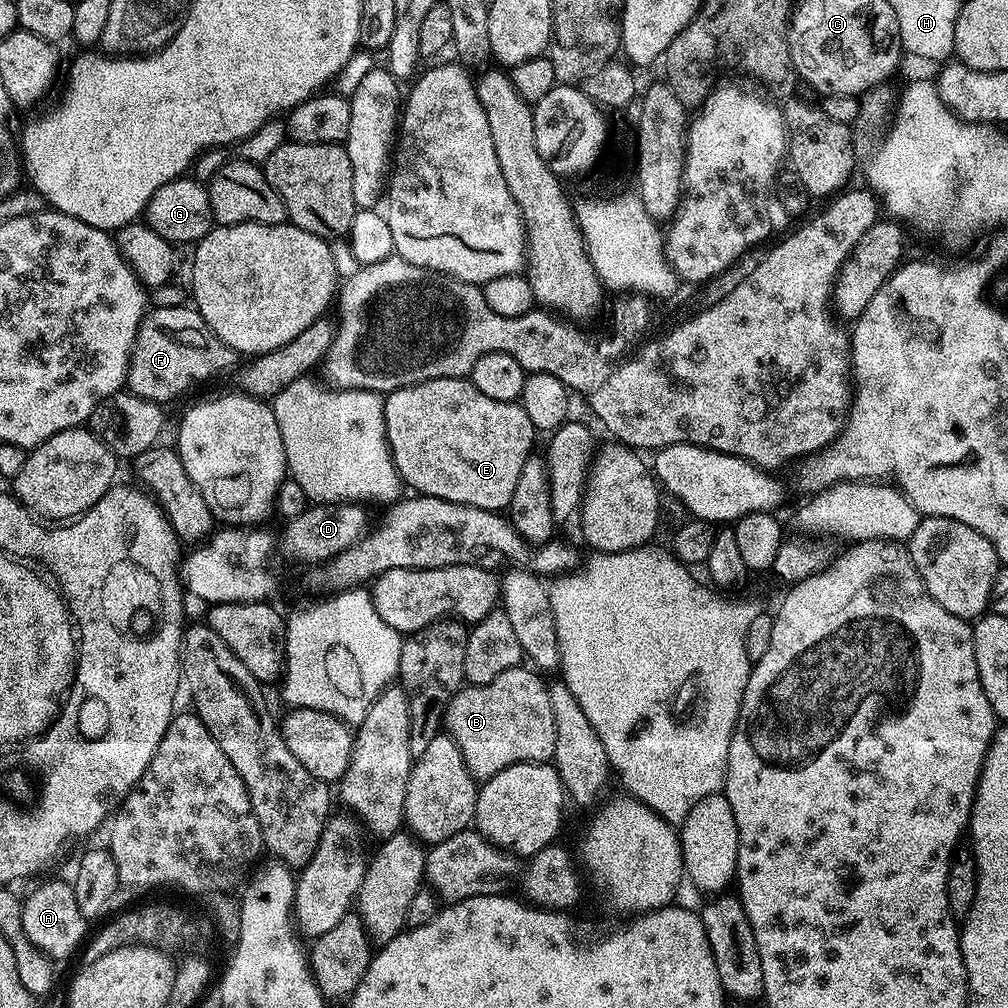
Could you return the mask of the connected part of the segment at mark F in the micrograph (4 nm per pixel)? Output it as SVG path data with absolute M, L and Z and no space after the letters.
M188 306L188 308L156 308L153 307L151 311L145 315L144 320L140 324L140 329L136 335L136 345L132 348L132 360L128 364L128 374L126 377L127 387L135 396L141 396L147 400L153 400L156 404L161 406L167 405L167 400L176 400L183 394L187 388L192 388L195 384L204 384L207 380L212 380L215 376L224 376L227 372L232 372L236 368L236 360L238 354L230 346L226 346L226 342L222 342L218 338L218 334L214 334L214 330L210 330L210 326L206 326L206 322L202 318L202 314L197 312L195 307Z

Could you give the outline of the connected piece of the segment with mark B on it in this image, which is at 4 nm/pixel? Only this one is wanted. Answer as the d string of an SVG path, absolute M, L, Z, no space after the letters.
M521 666L498 674L489 684L468 684L447 706L446 732L462 750L468 771L480 782L506 766L549 763L554 754L554 710L550 710L545 677Z

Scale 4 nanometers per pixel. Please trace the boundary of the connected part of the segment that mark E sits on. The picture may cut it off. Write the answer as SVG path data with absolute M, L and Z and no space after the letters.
M455 376L427 380L414 386L395 388L384 396L384 426L392 461L401 481L421 496L442 498L446 502L500 512L514 498L514 485L526 458L533 455L532 443L538 439L536 427L519 402L498 402L482 394L471 379Z

